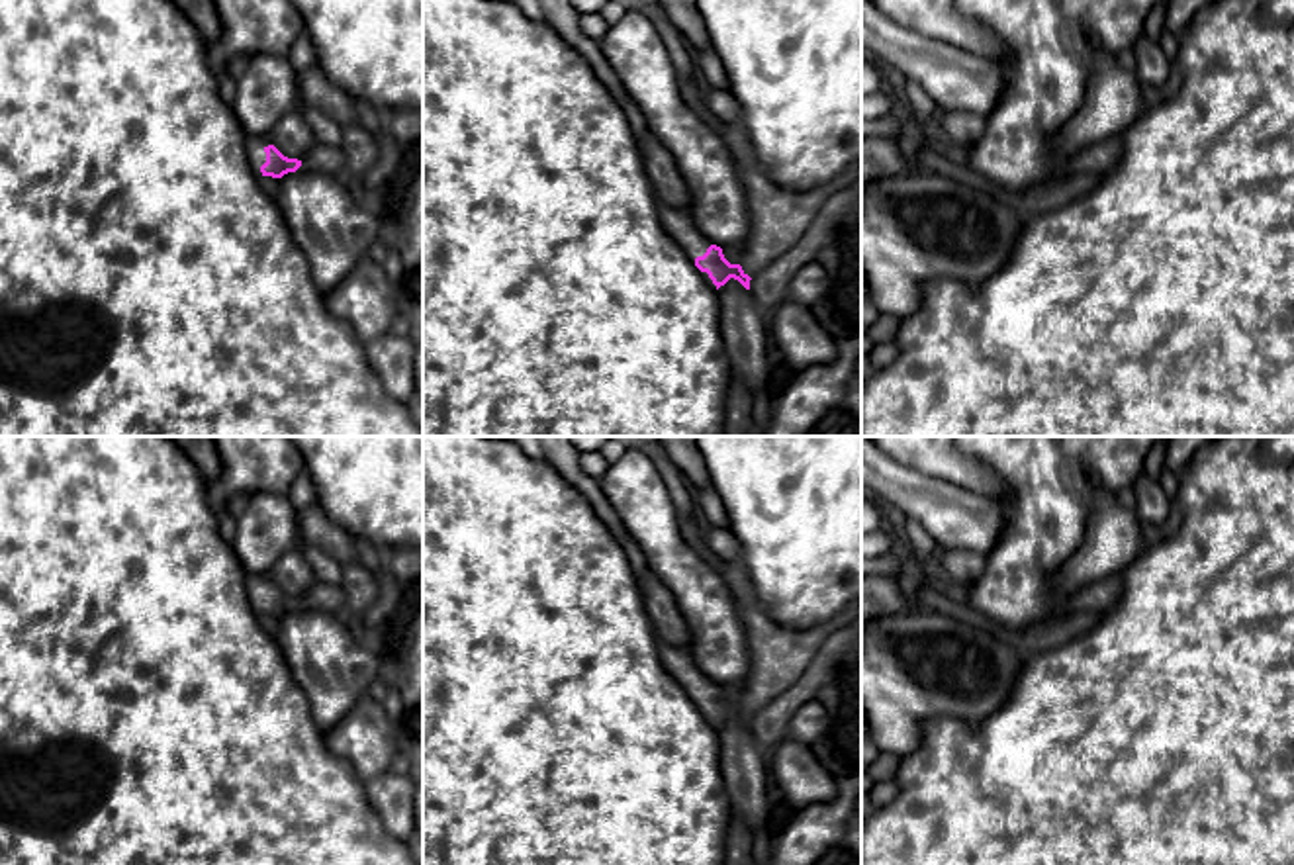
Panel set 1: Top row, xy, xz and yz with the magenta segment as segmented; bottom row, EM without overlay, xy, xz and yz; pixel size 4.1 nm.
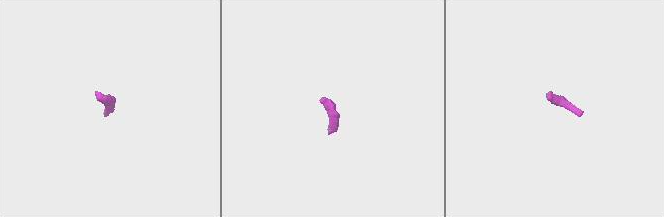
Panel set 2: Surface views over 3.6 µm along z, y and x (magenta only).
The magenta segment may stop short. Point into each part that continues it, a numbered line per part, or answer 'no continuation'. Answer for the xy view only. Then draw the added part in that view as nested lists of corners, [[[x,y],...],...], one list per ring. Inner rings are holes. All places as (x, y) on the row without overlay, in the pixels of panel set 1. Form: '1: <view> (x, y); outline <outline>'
1: xy (255, 584); outline [[[256,573],[247,577],[247,599],[256,615],[262,615],[260,605],[266,601],[264,587],[272,583],[268,575]]]

